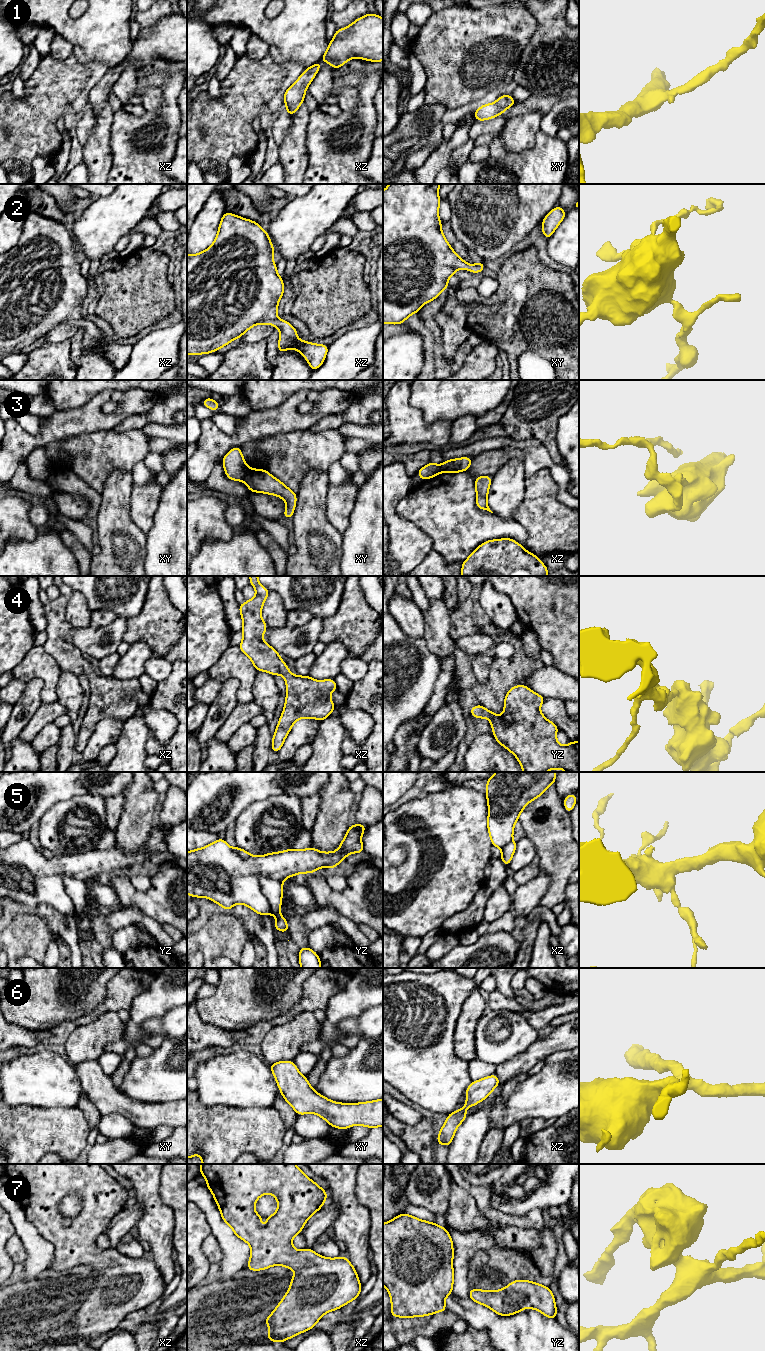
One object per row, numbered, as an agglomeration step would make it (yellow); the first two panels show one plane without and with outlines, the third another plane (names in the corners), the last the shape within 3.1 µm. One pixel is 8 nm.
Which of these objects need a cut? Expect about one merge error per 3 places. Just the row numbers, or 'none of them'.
3, 5

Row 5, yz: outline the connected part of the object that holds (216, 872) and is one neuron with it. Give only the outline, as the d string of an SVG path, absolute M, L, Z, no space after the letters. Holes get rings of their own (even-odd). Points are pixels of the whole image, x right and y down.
M358 823L349 826L340 847L334 852L320 852L312 847L305 850L289 848L262 856L251 855L248 859L238 856L224 839L218 838L212 844L187 852L187 894L195 898L206 897L222 906L224 910L232 909L234 905L241 903L259 915L270 915L269 901L259 884L261 876L283 881L300 873L314 873L316 869L323 867L333 869L345 860L348 854L364 852L361 837L366 828L367 825Z

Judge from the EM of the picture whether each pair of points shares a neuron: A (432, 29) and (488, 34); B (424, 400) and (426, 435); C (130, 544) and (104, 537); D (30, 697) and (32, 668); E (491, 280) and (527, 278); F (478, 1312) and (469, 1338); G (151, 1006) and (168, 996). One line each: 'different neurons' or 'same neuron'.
A: same neuron
B: different neurons
C: same neuron
D: different neurons
E: different neurons
F: different neurons
G: same neuron

